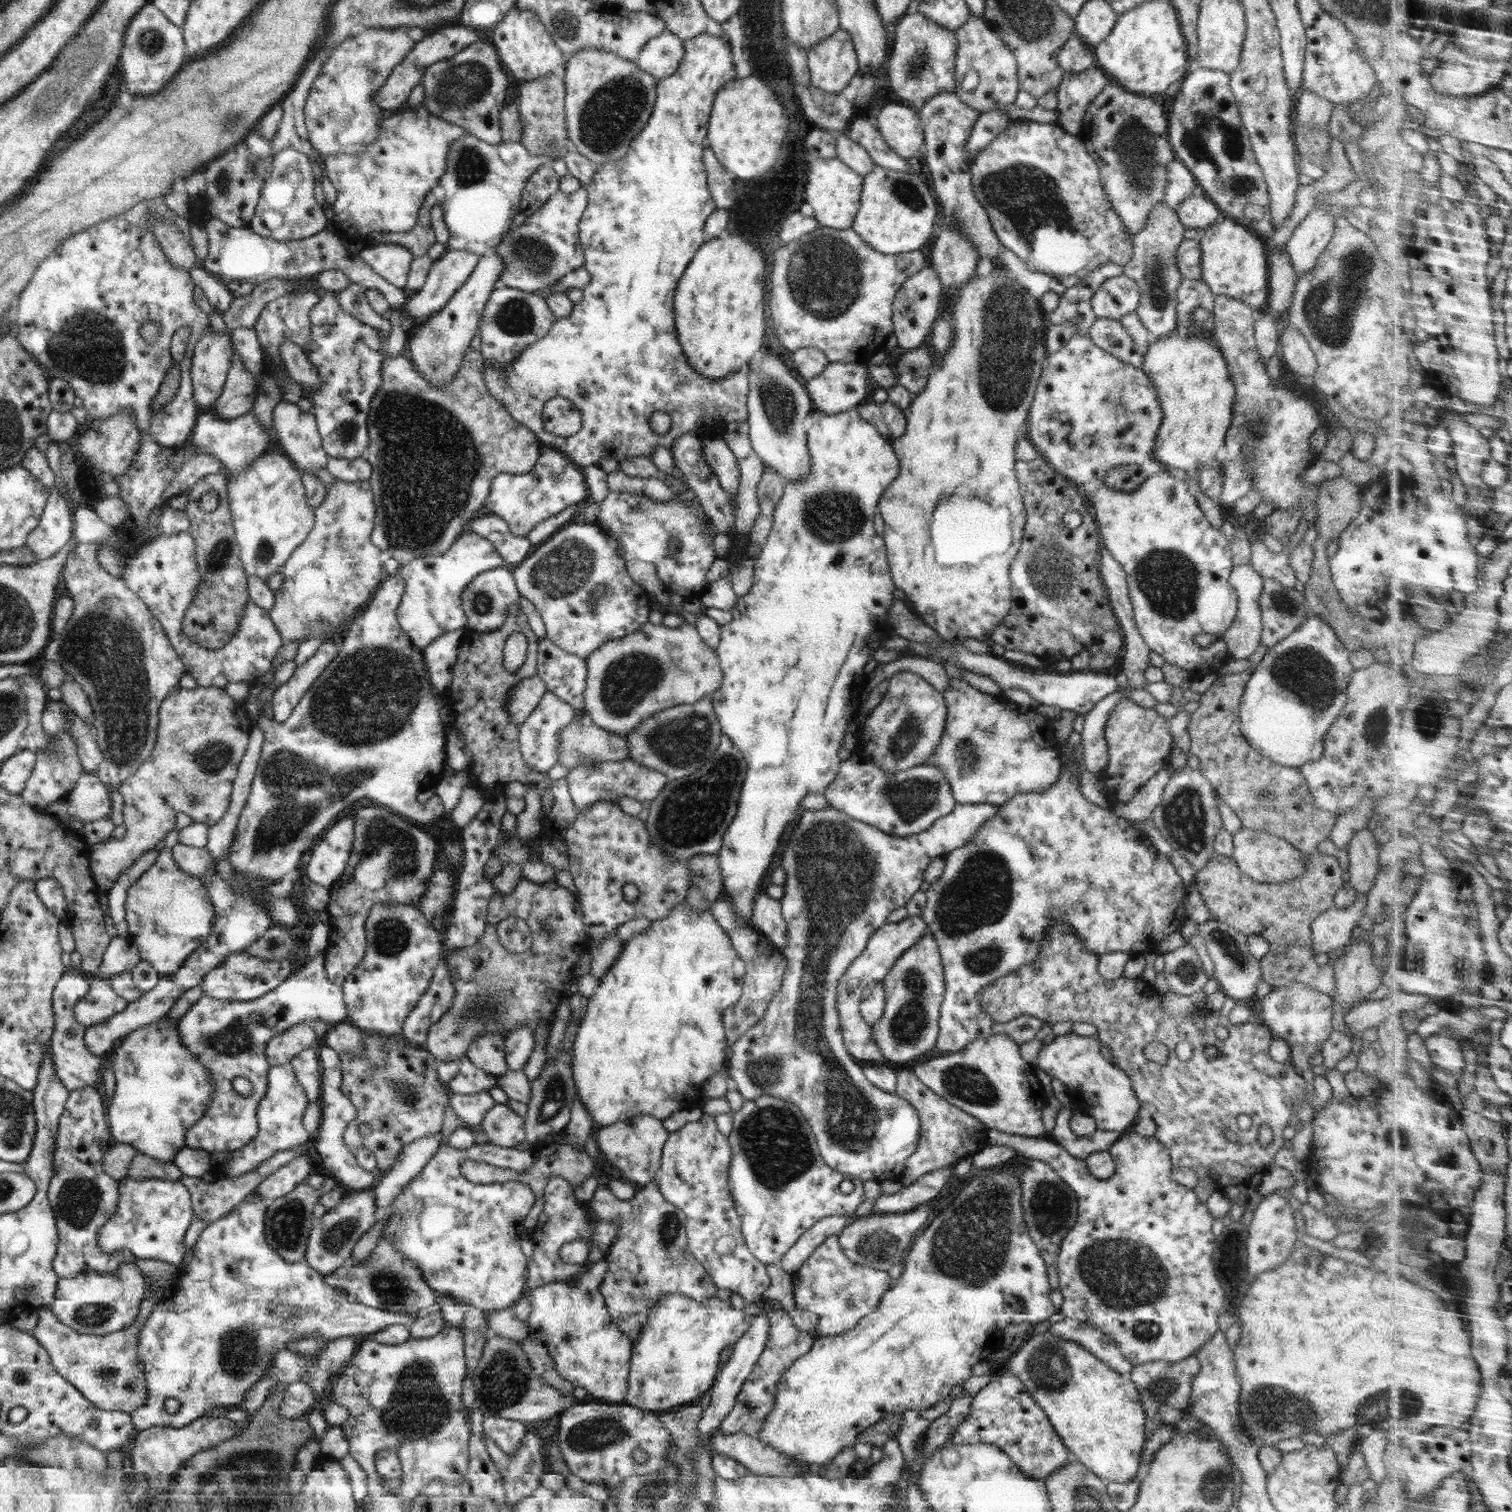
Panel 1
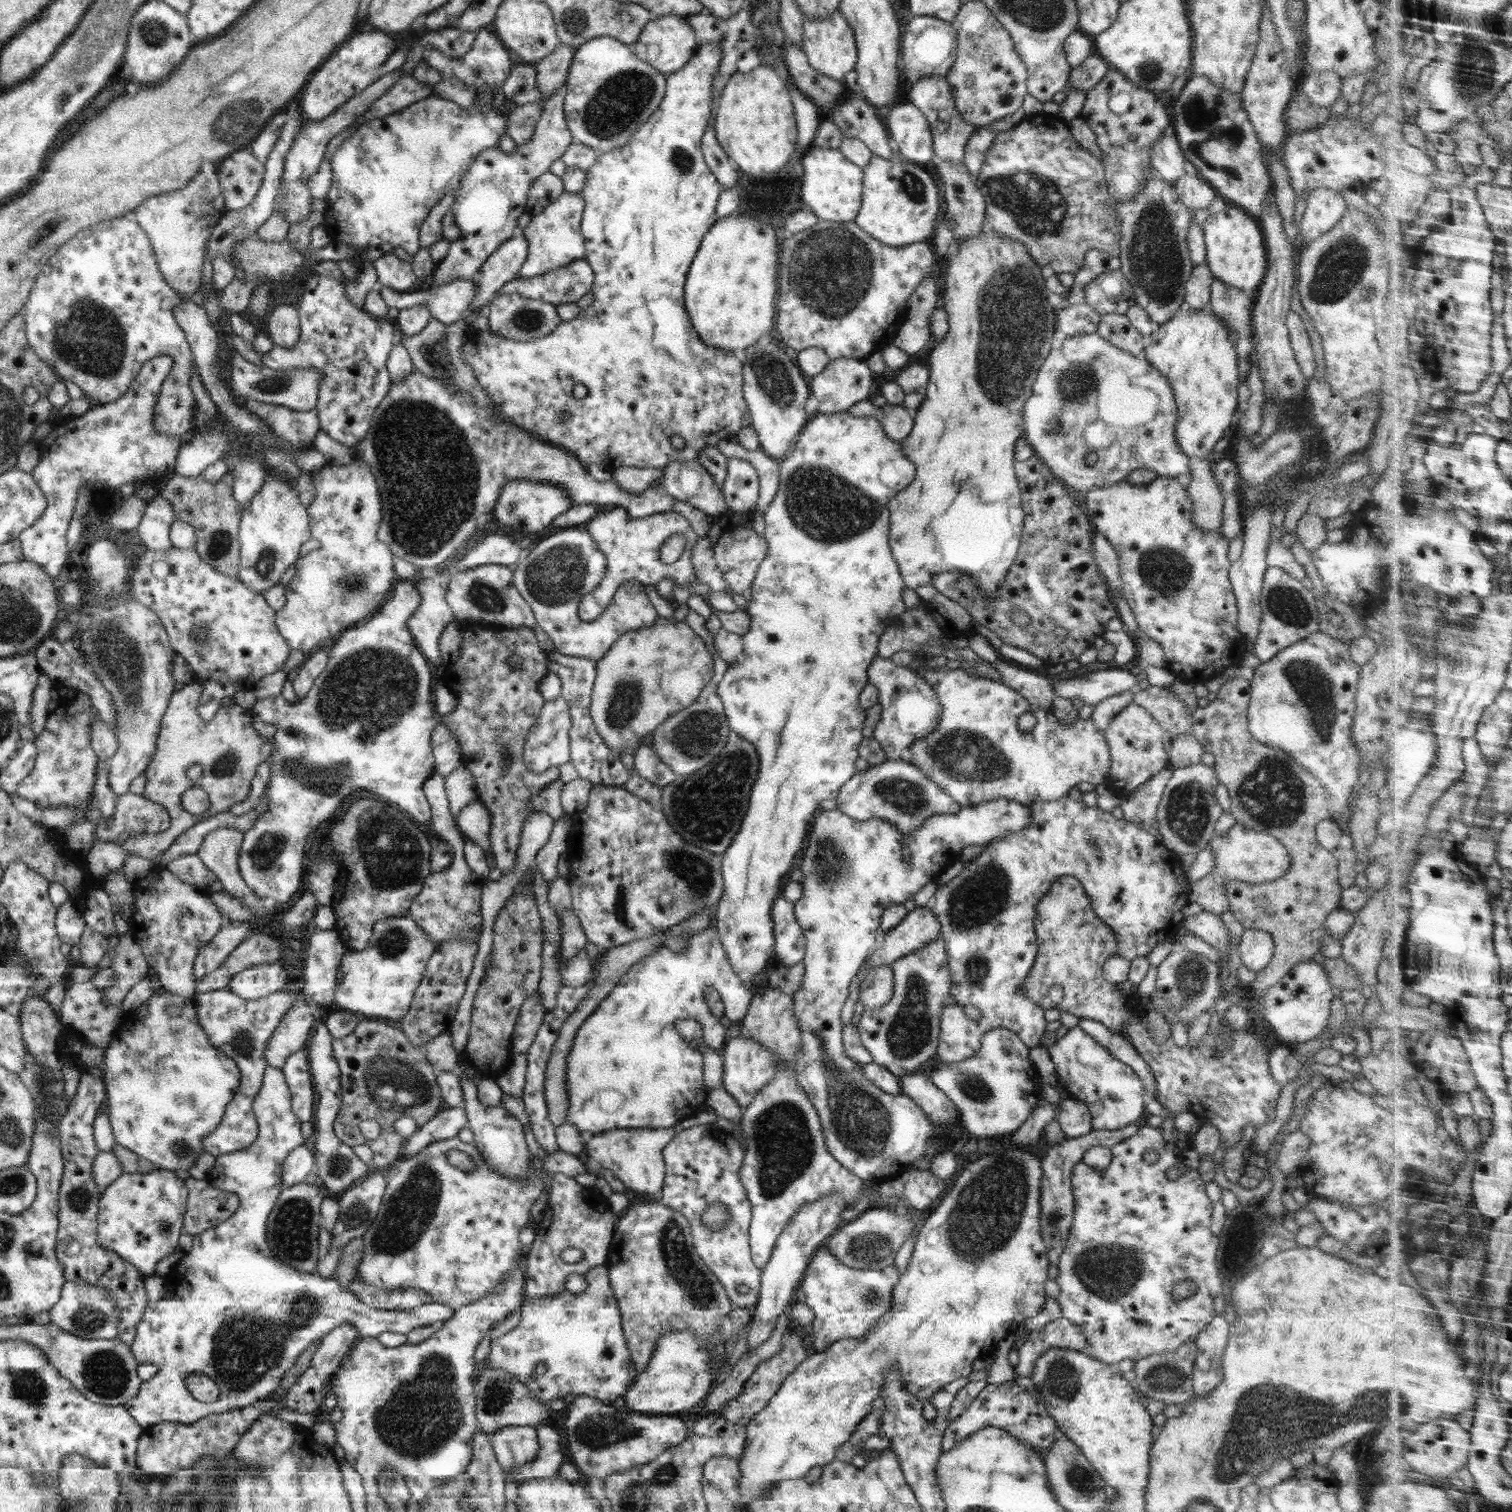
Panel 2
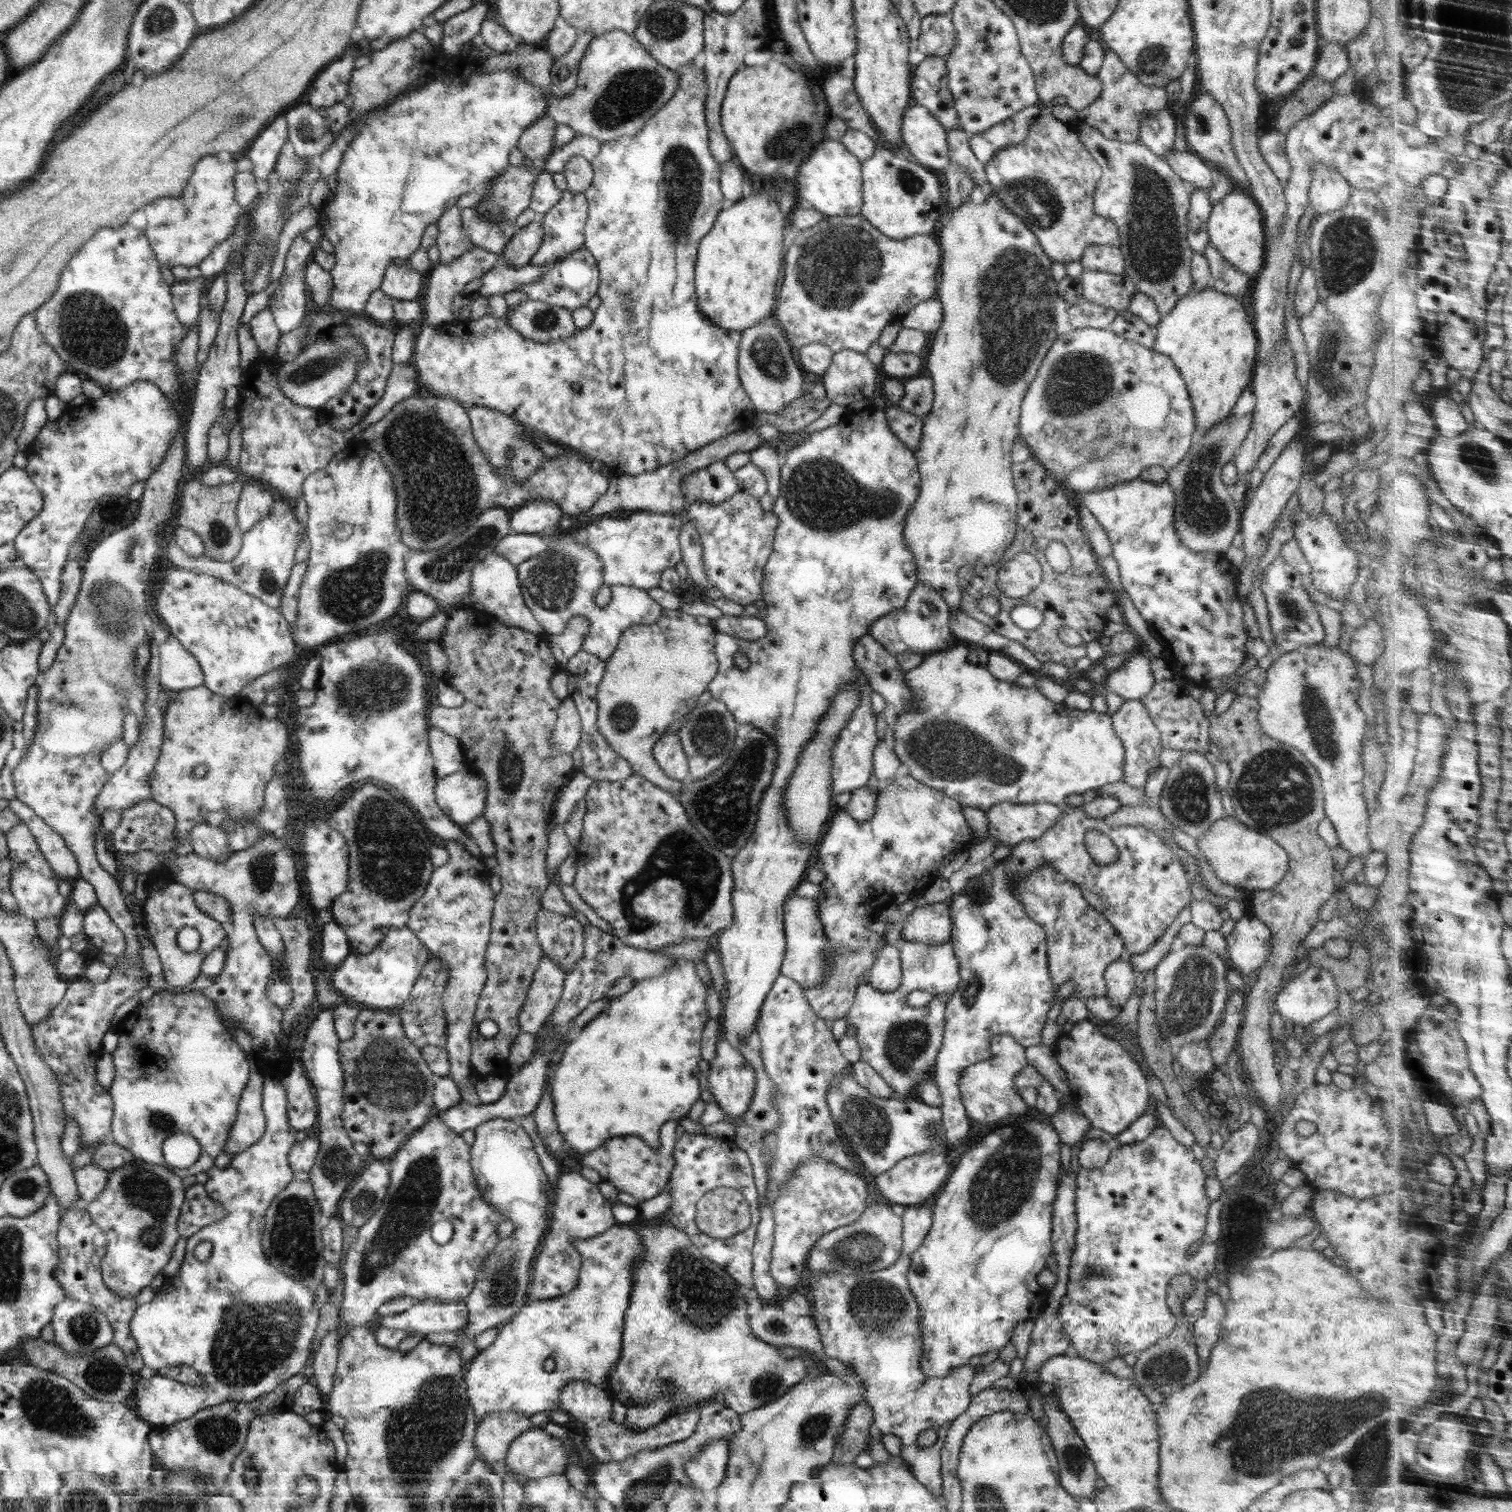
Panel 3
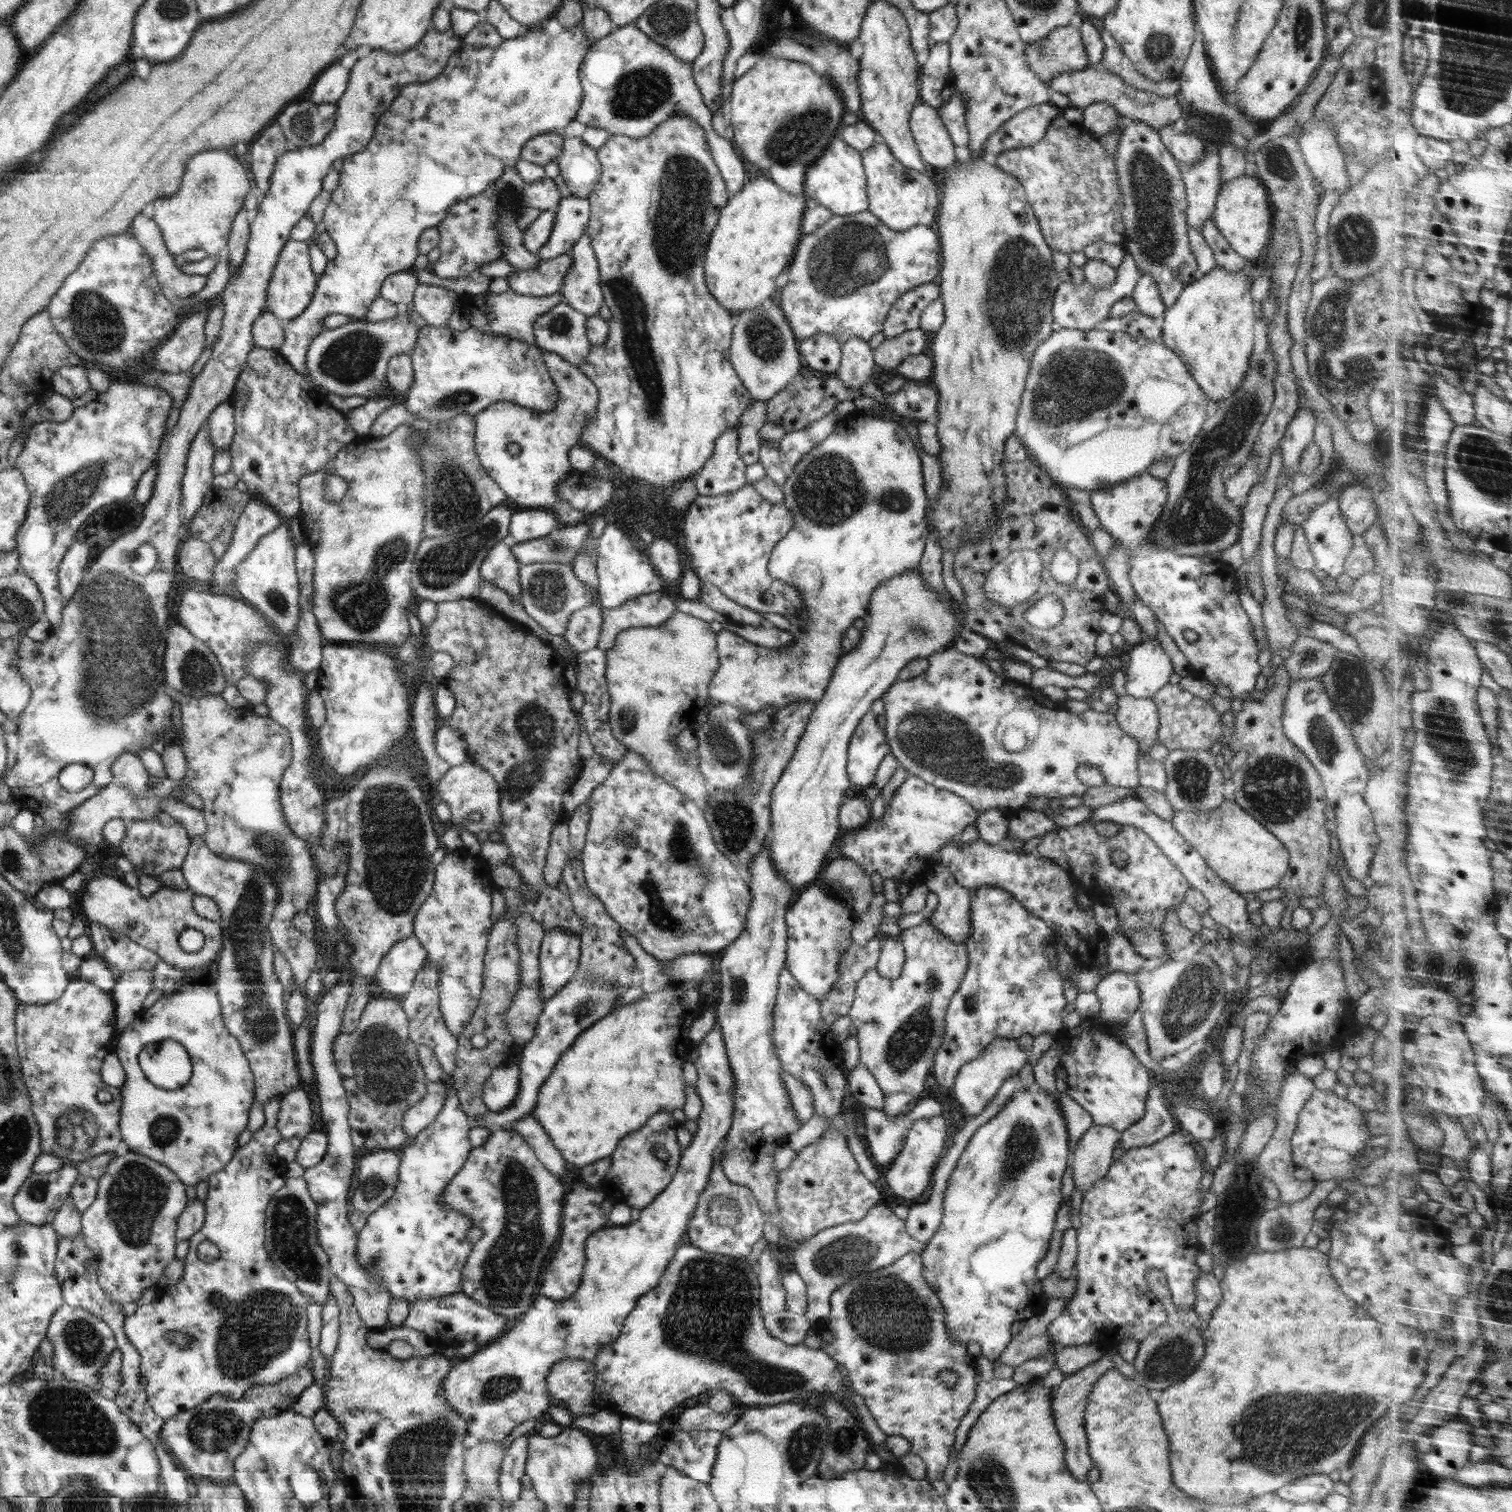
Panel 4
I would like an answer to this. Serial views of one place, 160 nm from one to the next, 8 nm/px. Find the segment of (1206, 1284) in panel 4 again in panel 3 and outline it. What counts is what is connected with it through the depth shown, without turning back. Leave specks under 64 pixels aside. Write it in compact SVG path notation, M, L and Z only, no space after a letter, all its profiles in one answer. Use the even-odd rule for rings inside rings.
M1208 1290L1206 1301L1204 1301L1204 1309L1204 1316L1193 1323L1193 1335L1195 1336L1198 1356L1201 1360L1206 1359L1207 1361L1213 1346L1219 1339L1225 1306L1218 1294Z

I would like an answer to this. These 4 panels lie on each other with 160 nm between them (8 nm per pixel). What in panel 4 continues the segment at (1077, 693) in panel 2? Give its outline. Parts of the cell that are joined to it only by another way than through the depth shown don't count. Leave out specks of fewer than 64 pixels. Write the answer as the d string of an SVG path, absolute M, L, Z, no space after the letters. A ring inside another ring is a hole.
M1157 639L1139 643L1130 652L1125 671L1125 690L1129 696L1142 699L1153 697L1170 684L1172 661Z

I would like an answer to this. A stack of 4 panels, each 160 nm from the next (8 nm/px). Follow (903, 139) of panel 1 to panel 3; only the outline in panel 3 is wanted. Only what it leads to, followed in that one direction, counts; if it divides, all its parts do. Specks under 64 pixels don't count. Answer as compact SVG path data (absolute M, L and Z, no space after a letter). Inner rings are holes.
M911 104L902 117L901 135L905 154L930 170L944 170L951 164L947 132L927 108Z

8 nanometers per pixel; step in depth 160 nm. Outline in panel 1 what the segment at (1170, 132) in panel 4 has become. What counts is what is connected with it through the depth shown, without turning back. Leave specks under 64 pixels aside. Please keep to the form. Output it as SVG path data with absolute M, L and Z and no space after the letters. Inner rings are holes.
M1192 196L1182 201L1176 210L1180 223L1187 229L1206 231L1222 217L1218 207L1206 196Z

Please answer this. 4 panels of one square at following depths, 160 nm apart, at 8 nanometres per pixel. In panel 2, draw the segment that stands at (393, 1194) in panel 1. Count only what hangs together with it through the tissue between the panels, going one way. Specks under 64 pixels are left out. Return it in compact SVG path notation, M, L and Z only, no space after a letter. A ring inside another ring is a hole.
M445 1106L436 1116L433 1116L424 1126L417 1128L412 1136L405 1140L402 1158L408 1159L418 1155L429 1144L437 1140L454 1138L467 1126L467 1116L464 1106Z

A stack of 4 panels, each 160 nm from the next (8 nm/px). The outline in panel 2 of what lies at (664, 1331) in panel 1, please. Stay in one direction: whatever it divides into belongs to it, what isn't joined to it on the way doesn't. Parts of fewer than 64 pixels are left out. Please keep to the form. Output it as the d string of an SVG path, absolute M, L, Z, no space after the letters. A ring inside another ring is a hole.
M672 1331L656 1343L646 1370L635 1376L635 1383L625 1394L625 1406L642 1415L681 1415L711 1392L713 1372L709 1363L711 1352L707 1344L692 1331Z

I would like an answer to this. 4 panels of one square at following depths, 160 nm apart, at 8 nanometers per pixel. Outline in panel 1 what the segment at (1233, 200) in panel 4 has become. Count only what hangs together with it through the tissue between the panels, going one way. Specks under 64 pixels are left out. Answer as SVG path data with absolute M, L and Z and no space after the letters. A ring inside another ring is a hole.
M1222 216L1216 224L1206 229L1200 241L1201 280L1214 295L1235 298L1258 311L1269 300L1267 242L1236 223L1236 220Z

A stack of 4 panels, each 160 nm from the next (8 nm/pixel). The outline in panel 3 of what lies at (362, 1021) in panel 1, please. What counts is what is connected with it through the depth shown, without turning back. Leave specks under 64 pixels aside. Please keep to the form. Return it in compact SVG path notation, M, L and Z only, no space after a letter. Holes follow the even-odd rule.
M407 925L399 929L390 929L371 953L366 956L349 956L331 973L331 984L348 1000L360 1002L364 1008L378 1011L397 1011L413 989L422 967L431 958L429 950Z

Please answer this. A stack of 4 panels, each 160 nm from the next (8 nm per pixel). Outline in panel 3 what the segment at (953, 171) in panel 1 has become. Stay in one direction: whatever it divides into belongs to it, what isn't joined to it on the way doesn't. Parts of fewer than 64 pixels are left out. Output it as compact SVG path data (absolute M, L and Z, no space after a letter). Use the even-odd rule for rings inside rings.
M928 56L920 64L913 68L911 74L911 98L912 103L927 108L932 116L939 120L939 123L948 133L953 128L961 128L959 125L959 116L954 108L954 97L947 88L947 66L944 58L937 56Z

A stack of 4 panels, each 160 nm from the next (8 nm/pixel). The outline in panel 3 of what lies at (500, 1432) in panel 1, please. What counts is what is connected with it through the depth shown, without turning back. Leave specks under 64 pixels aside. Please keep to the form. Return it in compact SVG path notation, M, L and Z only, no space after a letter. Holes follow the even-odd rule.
M532 1427L512 1440L505 1458L505 1467L515 1474L523 1474L529 1479L544 1478L547 1476L564 1475L569 1459L575 1453L570 1444L563 1444L564 1441L548 1435L541 1427Z

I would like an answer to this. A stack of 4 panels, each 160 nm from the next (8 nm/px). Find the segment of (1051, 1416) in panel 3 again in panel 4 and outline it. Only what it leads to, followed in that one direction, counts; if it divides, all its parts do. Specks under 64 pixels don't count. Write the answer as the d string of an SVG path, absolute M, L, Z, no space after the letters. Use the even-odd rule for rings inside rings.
M1104 1354L1096 1362L1087 1365L1076 1373L1068 1375L1051 1394L1051 1409L1054 1422L1064 1442L1064 1456L1066 1466L1076 1480L1087 1482L1087 1474L1093 1467L1089 1453L1089 1443L1084 1426L1084 1413L1093 1384L1099 1380L1107 1370L1115 1368L1115 1364L1109 1355Z

